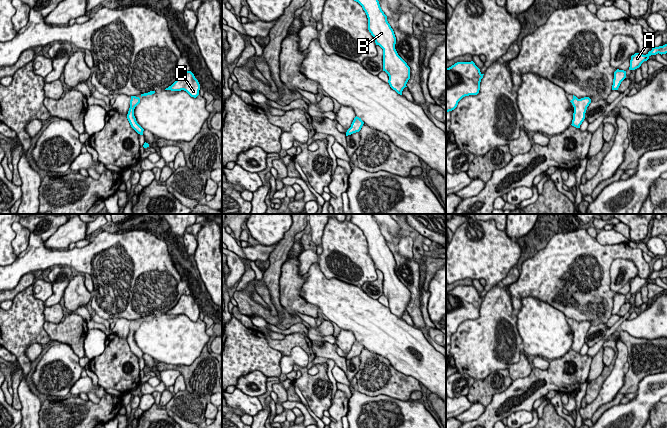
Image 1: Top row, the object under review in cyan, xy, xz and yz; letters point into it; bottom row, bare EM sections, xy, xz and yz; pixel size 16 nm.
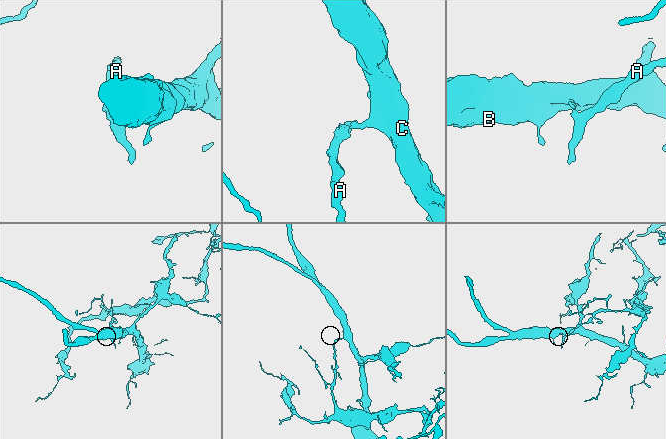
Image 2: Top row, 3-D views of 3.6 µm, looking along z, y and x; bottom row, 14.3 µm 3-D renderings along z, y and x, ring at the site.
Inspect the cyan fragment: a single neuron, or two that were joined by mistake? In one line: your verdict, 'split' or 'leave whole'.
split

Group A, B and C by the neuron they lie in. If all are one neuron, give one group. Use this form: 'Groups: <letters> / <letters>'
Groups: A / B C

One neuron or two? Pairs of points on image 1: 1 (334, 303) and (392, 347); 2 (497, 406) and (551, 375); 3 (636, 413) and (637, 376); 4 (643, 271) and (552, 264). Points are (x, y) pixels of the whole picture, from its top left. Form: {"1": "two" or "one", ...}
{"1": "one", "2": "one", "3": "two", "4": "one"}

